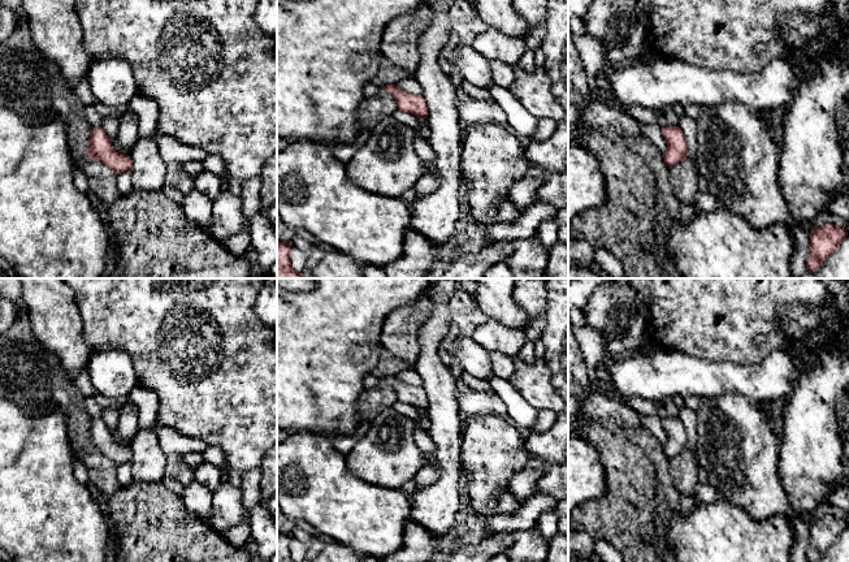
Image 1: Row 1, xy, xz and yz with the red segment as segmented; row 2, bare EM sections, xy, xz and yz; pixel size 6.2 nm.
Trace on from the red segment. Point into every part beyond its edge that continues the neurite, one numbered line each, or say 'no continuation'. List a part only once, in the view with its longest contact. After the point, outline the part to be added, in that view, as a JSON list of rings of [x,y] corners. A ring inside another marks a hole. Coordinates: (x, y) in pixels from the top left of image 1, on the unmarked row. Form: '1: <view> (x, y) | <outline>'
no continuation

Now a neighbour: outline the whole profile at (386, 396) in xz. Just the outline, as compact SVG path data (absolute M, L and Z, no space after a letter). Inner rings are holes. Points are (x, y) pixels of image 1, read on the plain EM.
M384 379L378 381L374 395L378 398L378 405L382 407L393 407L394 403L398 401L394 388Z

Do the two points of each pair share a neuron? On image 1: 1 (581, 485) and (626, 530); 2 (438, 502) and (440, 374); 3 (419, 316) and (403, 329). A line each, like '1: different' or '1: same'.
1: different
2: same
3: same

